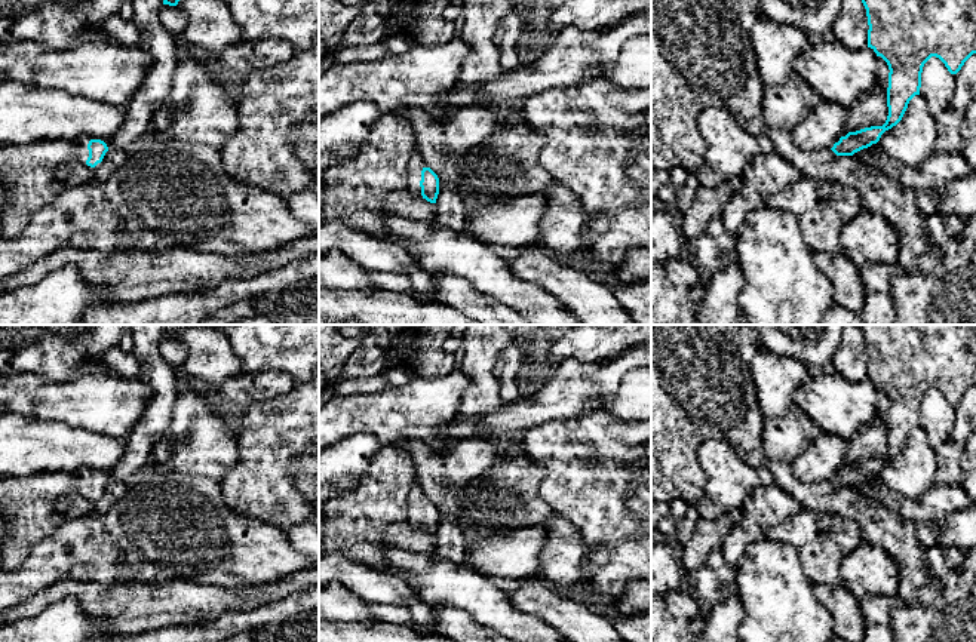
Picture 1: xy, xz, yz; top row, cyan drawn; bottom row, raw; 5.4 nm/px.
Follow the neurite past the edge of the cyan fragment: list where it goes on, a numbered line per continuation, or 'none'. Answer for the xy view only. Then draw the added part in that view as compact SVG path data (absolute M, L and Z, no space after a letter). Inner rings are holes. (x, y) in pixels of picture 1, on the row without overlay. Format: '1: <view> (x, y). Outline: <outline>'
1: xy (80, 475). Outline: M82 467L82 469L77 469L74 471L74 485L76 485L77 491L79 491L79 494L82 497L85 497L85 498L88 498L86 497L86 492L89 489L88 476L89 476L90 471L95 471L95 470L88 469L88 467ZM104 491L95 500L90 500L90 498L88 498L88 500L90 500L93 504L96 504L102 498L102 495L104 495Z

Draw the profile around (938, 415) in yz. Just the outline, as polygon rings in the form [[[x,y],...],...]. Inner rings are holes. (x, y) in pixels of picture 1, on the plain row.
[[[932,388],[923,399],[920,427],[926,431],[930,446],[936,451],[954,428],[955,412],[945,396]]]

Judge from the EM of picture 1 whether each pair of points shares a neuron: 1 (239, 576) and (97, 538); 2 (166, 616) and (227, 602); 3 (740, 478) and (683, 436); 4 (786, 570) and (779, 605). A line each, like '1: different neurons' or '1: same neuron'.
1: same neuron
2: same neuron
3: different neurons
4: same neuron

